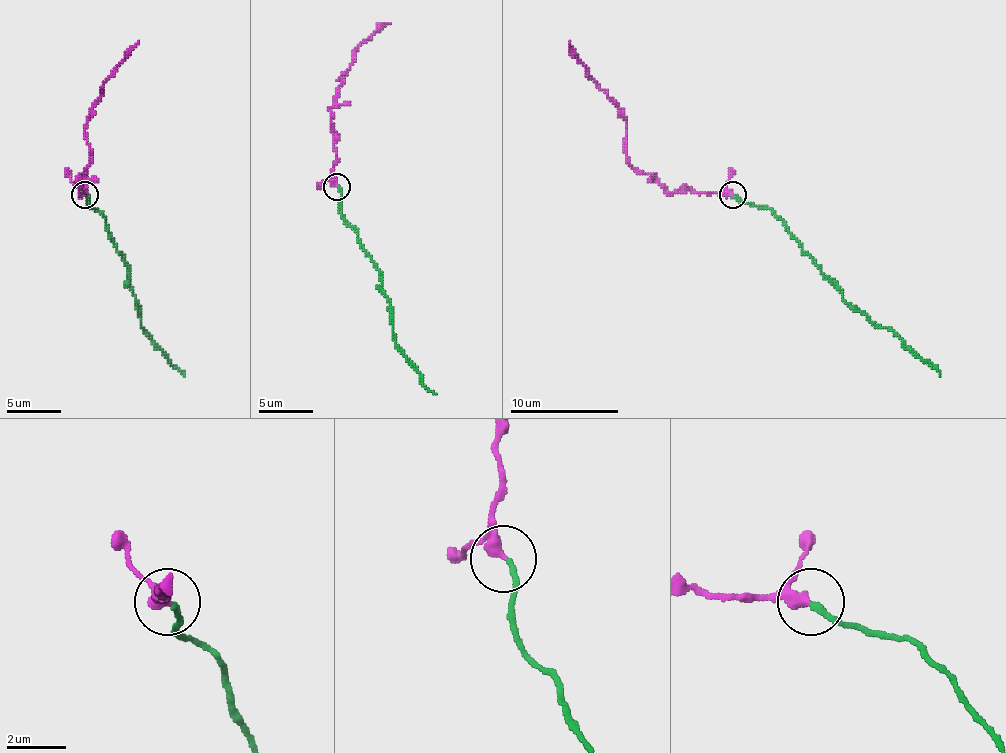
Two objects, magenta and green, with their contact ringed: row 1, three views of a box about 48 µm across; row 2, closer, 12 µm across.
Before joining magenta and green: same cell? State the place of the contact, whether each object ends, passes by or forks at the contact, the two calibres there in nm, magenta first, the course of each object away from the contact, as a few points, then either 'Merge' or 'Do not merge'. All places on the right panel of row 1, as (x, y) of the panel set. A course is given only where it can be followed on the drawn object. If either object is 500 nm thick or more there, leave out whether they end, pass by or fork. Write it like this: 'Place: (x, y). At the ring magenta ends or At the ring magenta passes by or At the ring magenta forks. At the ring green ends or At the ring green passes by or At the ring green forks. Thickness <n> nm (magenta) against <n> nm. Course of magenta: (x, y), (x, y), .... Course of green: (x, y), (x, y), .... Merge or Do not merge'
Place: (732, 194). At the ring magenta passes by. At the ring green ends. Thickness 320 nm (magenta) against 180 nm. Course of magenta: (732, 195), (667, 192), (648, 173), (634, 168), (626, 154), (626, 117), (596, 81), (569, 41). Course of green: (732, 195), (767, 206), (848, 303), (894, 333), (940, 376). Merge

